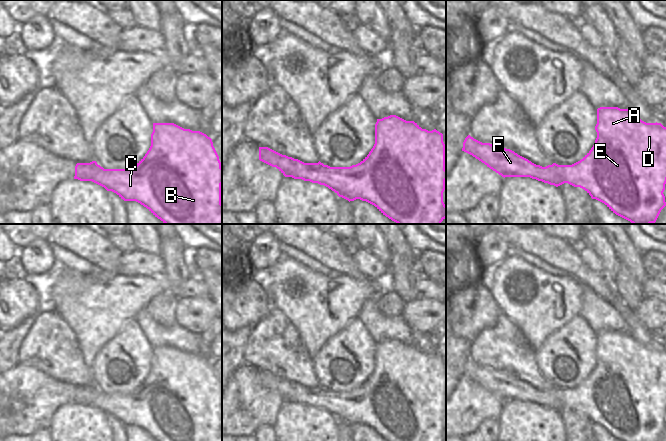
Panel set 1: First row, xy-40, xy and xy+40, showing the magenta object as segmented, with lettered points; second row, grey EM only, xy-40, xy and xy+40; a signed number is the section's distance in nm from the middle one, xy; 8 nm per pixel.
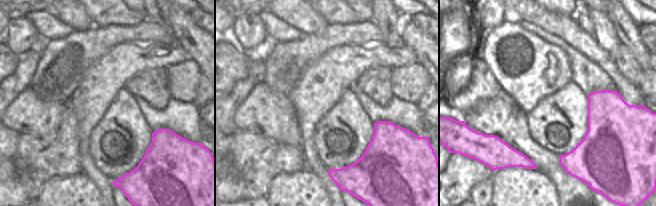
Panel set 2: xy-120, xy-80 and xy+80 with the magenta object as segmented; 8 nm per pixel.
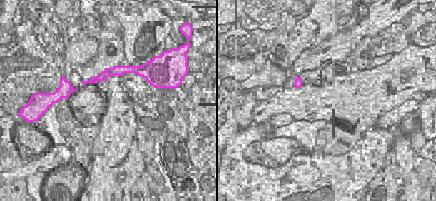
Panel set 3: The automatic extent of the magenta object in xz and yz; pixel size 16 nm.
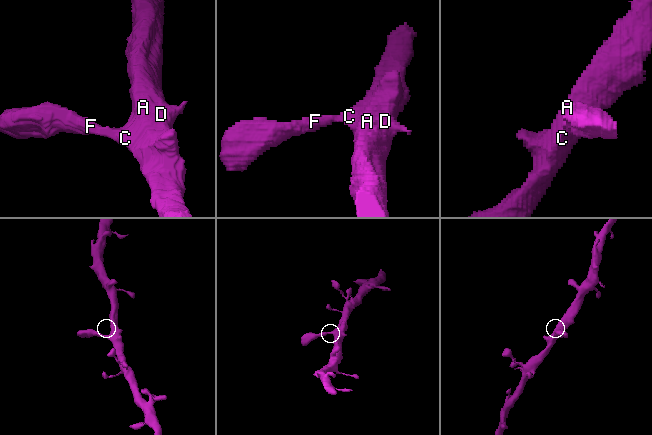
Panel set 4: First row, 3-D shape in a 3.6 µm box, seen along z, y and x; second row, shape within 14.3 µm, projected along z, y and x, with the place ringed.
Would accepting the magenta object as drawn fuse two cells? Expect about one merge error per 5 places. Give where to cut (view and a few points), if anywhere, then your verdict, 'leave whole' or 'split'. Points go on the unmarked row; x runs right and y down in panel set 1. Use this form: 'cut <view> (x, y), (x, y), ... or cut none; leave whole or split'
cut none; leave whole

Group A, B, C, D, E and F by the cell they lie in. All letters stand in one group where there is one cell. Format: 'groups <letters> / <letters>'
groups A B C D E F

